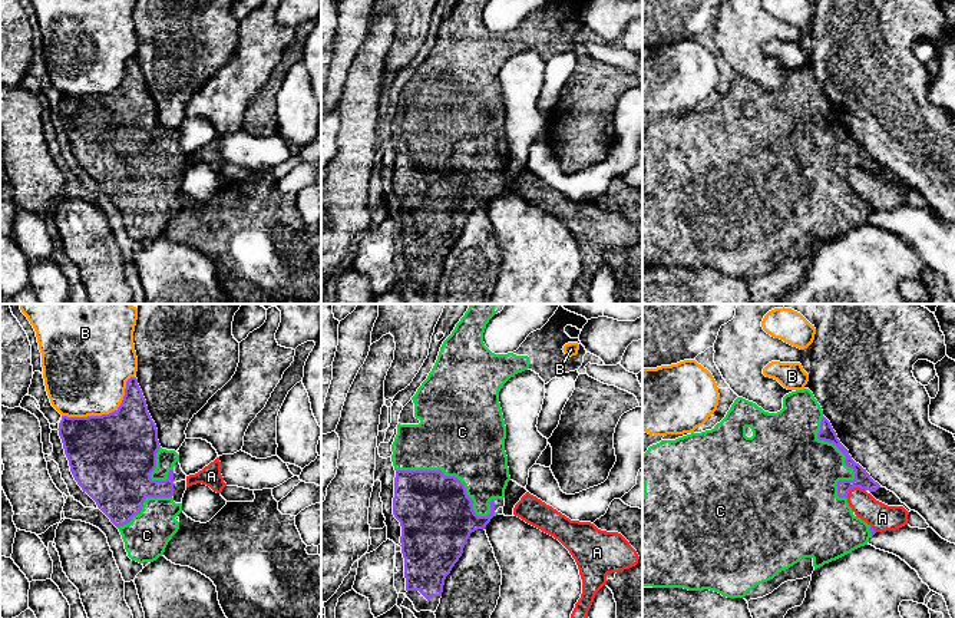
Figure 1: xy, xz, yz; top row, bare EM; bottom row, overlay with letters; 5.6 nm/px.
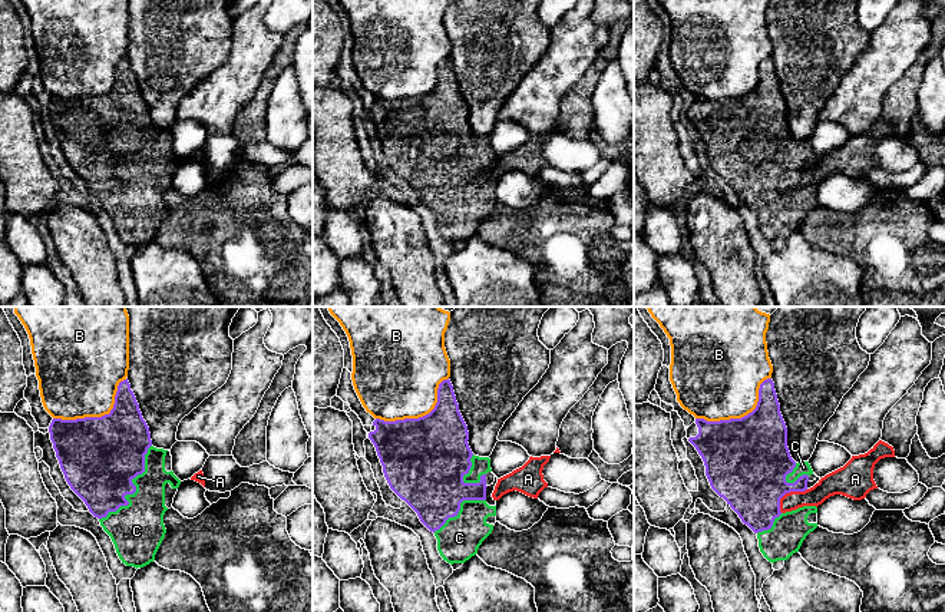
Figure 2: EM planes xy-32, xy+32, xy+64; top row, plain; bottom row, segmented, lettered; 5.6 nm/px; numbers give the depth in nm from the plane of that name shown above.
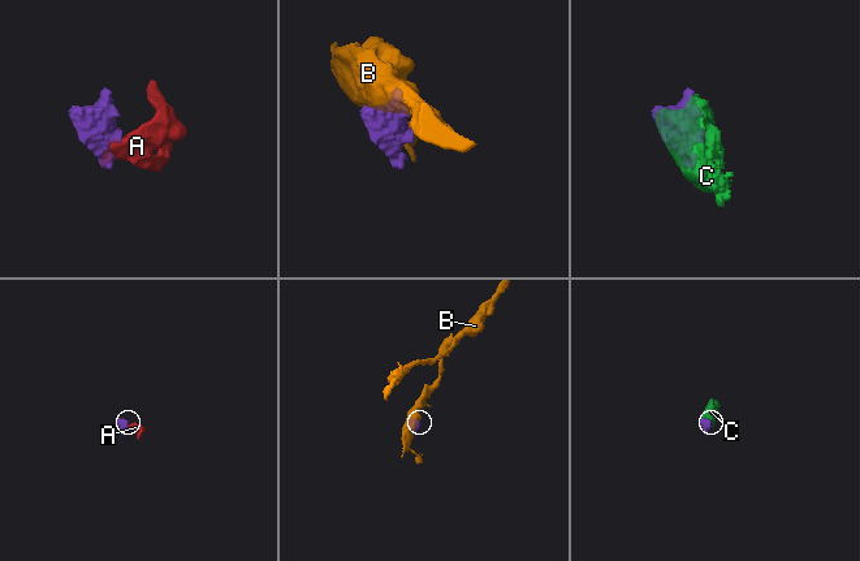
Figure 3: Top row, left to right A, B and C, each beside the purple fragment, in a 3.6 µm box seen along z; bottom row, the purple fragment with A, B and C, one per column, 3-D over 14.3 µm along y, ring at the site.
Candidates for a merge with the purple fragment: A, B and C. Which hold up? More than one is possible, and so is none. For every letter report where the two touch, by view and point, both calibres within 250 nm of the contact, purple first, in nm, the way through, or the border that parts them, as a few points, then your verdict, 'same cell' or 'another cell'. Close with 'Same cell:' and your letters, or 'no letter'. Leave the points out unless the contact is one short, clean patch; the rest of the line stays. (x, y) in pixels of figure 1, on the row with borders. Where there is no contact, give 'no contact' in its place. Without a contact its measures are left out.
A: contact yz (853, 486); calibres 100 and 150 nm; border yz (865, 491), (852, 488), (846, 496); another cell
B: contact xy (105, 415); calibres 480 and 460 nm; another cell
C: contact xz (452, 476); calibres 420 and 480 nm; same cell
Same cell: C

